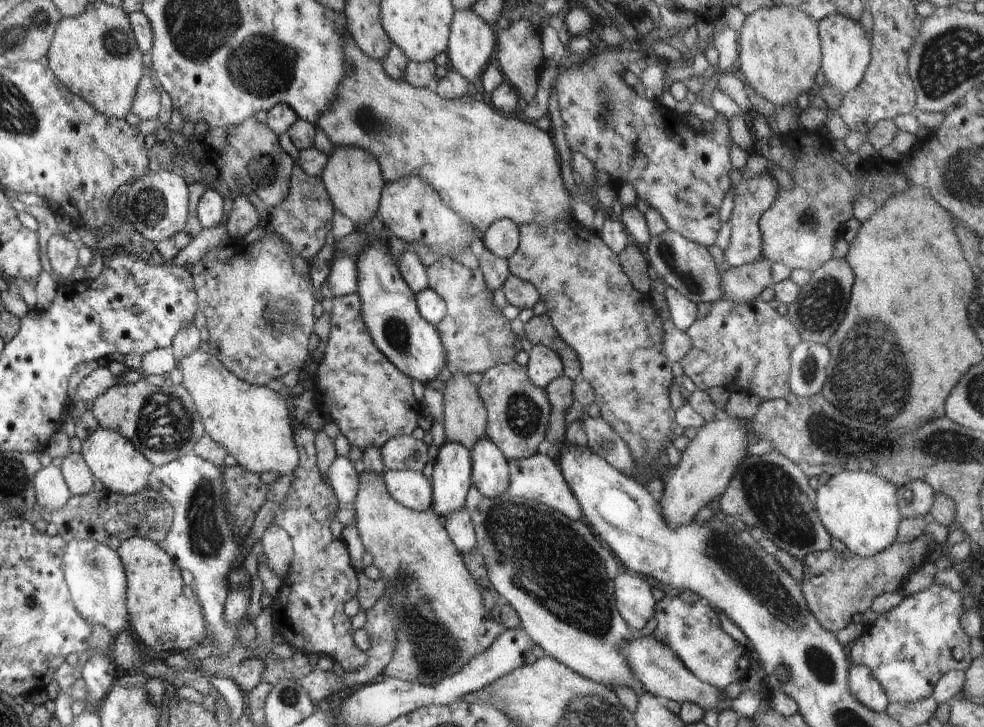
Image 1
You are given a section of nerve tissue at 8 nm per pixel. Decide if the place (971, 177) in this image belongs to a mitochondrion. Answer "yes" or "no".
yes

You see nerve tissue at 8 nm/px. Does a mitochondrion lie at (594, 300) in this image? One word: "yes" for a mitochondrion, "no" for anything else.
no

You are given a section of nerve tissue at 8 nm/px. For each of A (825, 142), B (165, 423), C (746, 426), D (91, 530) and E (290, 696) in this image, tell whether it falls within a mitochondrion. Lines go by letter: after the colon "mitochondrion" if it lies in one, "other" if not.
A: other
B: mitochondrion
C: other
D: other
E: mitochondrion

